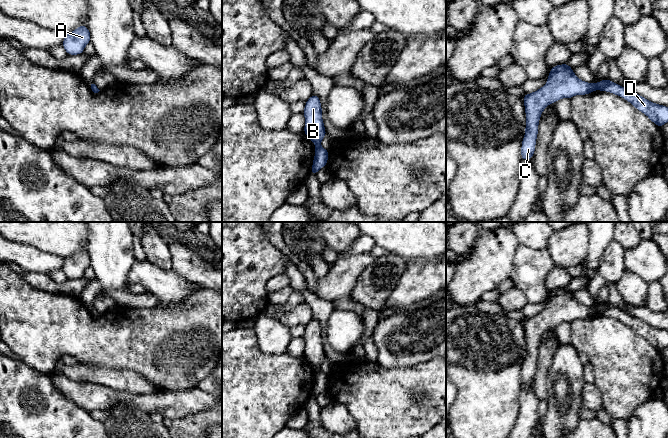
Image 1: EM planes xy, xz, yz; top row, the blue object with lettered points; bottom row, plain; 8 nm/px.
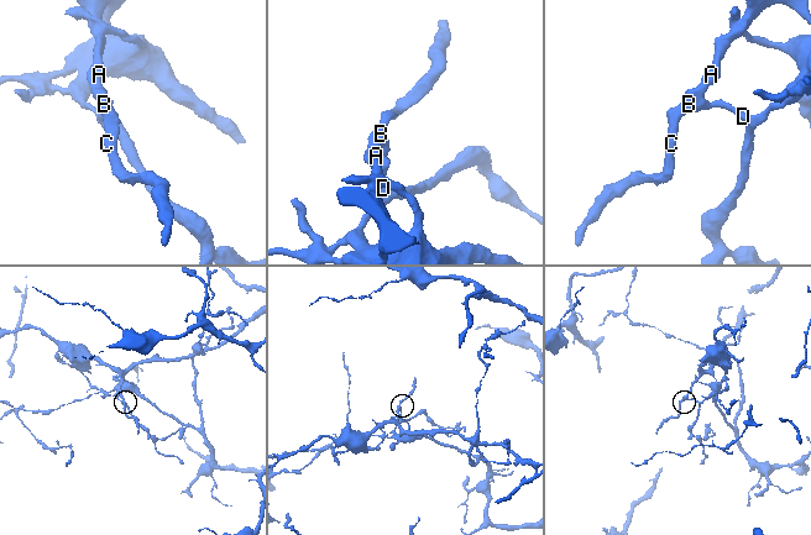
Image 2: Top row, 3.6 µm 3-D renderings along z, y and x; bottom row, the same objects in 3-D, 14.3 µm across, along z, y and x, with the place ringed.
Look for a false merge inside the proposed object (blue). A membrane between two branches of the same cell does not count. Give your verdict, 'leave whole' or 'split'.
split

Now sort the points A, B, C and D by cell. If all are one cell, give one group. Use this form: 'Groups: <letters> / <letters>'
Groups: A B C / D

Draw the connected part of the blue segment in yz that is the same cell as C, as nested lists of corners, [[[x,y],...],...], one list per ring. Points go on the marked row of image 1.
[[[567,63],[556,65],[548,74],[548,81],[540,89],[524,94],[526,114],[525,135],[521,145],[521,160],[533,158],[538,135],[538,125],[544,109],[562,98],[571,99],[576,95],[591,94],[595,89],[592,83],[580,80]]]

